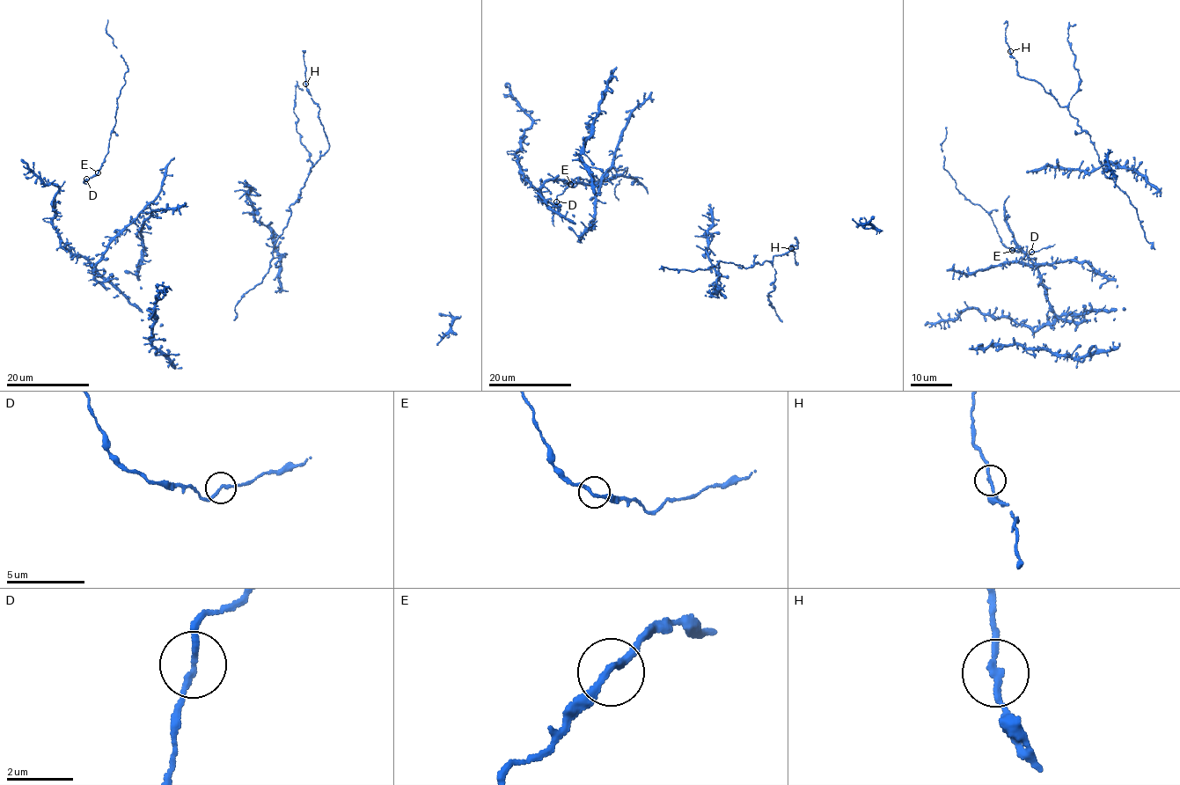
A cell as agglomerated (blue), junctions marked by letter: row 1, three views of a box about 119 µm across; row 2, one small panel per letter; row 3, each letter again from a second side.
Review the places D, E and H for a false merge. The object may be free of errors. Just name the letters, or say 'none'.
none

